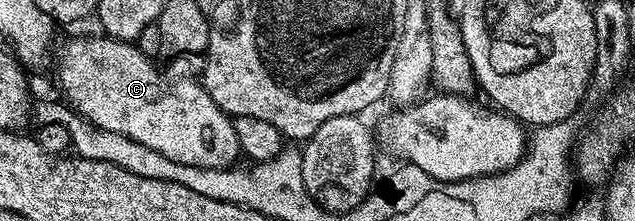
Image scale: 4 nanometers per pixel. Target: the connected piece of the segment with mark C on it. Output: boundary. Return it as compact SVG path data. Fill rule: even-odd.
M104 34L96 35L77 36L67 41L57 56L57 80L65 95L62 96L64 103L95 126L123 134L123 138L131 138L163 154L163 158L171 158L171 162L204 168L228 168L238 163L237 156L240 157L242 151L233 129L233 120L215 106L204 86L193 80L177 80L168 84L153 69L154 61L141 53L136 43L113 40Z

